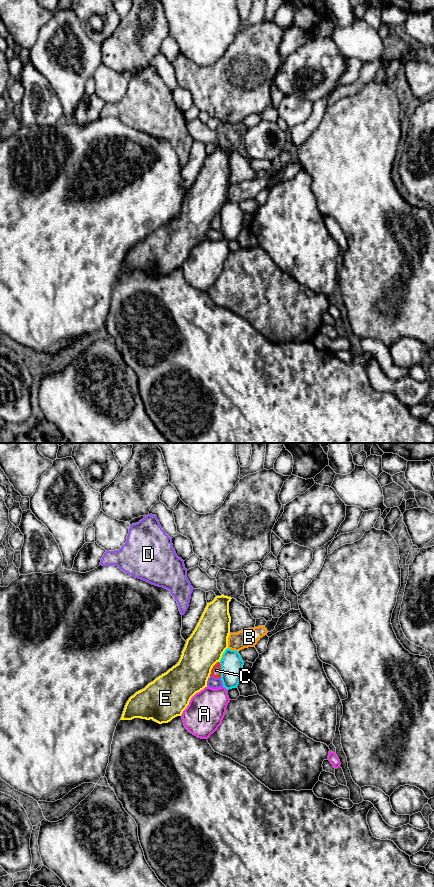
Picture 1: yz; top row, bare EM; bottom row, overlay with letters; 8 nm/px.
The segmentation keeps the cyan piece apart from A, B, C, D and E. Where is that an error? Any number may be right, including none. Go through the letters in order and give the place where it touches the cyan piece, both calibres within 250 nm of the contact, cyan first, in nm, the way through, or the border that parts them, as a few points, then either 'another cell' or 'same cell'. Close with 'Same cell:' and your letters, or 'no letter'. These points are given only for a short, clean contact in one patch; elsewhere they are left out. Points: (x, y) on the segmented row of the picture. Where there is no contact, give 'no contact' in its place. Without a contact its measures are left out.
A: contact yz (225, 687); calibres 180 and 300 nm; another cell
B: contact yz (233, 650); calibres 180 and 150 nm; border yz (228, 647), (238, 651); another cell
C: contact yz (221, 670); calibres 180 and 80 nm; another cell
D: contact yz (222, 682); calibres 180 and 90 nm; another cell
E: contact yz (223, 654); calibres 180 and 300 nm; another cell
Same cell: no letter

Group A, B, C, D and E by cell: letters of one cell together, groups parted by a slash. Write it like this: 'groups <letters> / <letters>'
groups A / B / C / D / E

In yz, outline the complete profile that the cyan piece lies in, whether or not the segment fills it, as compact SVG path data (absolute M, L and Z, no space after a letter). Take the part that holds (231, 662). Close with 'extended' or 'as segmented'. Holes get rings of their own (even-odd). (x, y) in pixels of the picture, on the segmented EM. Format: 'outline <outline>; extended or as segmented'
outline M227 648L220 660L221 680L223 687L227 690L237 688L241 678L244 676L242 660L239 651Z; as segmented

